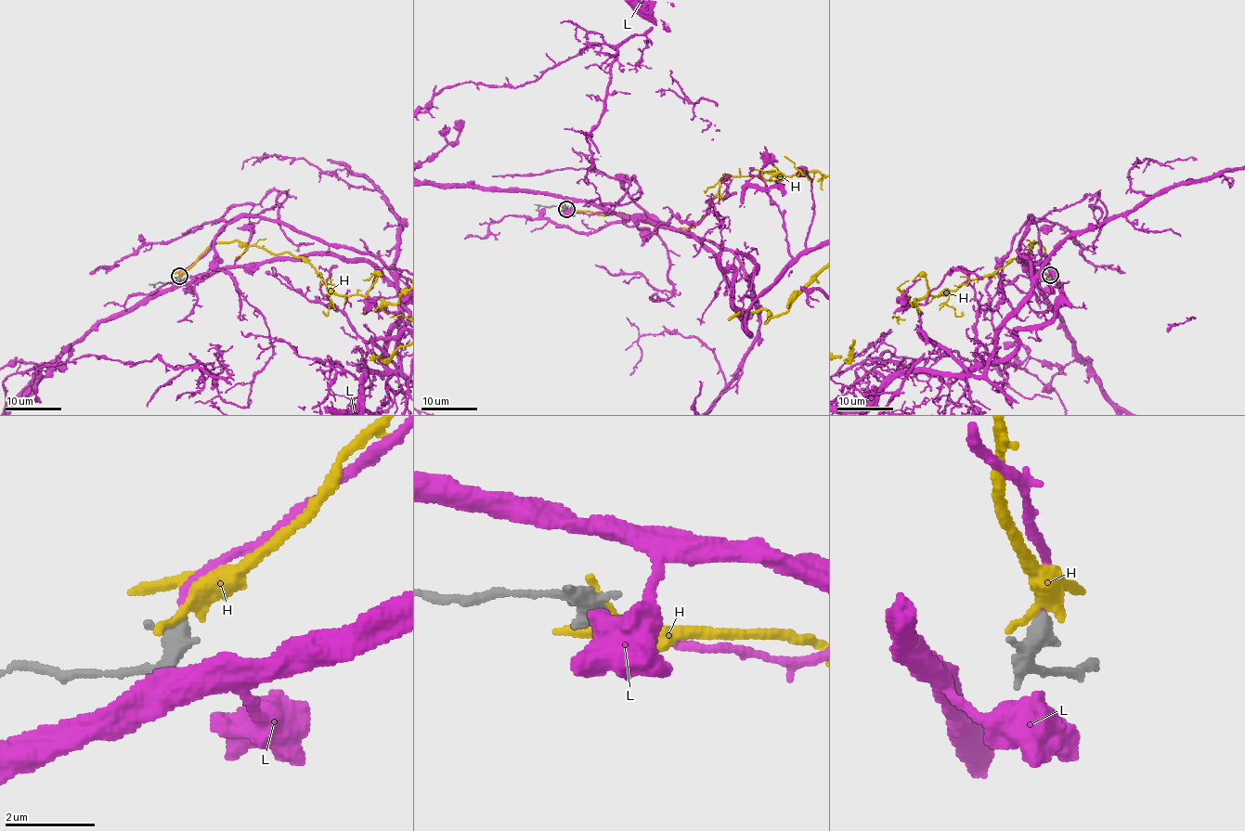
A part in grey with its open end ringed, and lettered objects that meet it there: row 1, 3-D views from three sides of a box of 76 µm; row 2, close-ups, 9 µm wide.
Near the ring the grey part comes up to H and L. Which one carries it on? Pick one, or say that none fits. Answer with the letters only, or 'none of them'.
L

